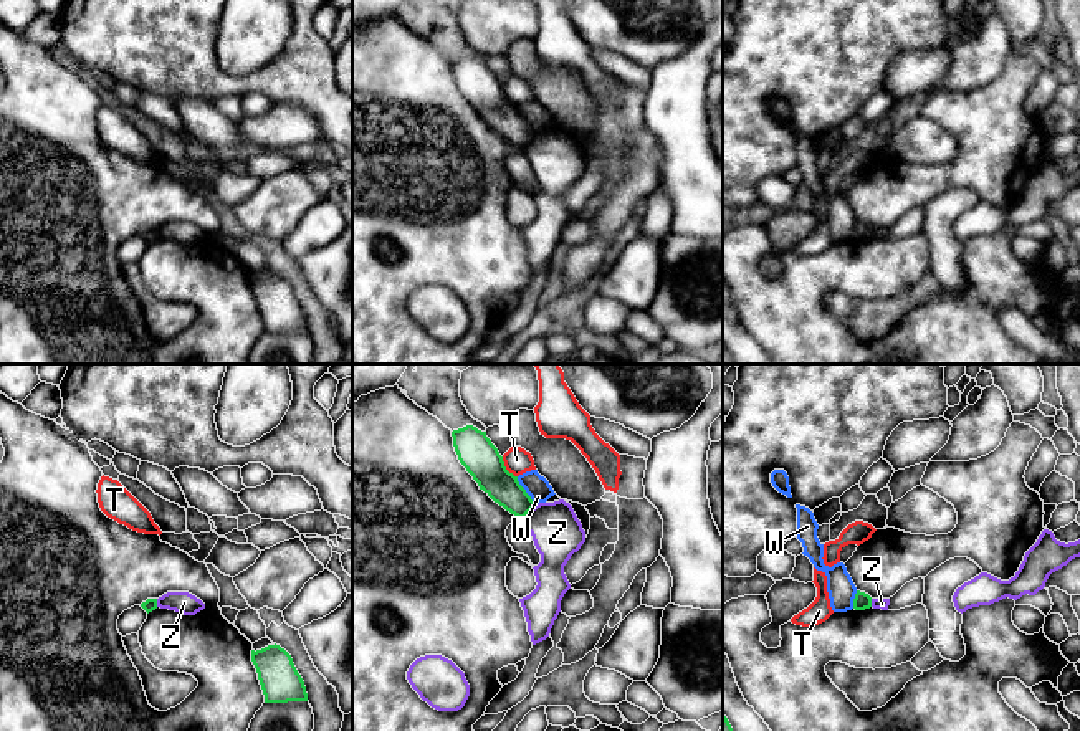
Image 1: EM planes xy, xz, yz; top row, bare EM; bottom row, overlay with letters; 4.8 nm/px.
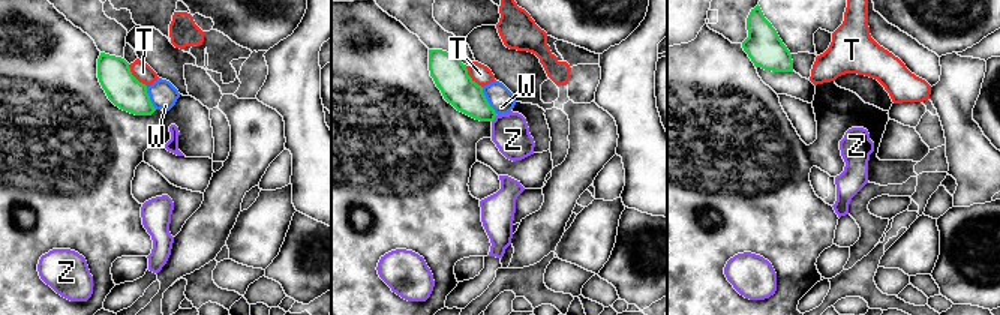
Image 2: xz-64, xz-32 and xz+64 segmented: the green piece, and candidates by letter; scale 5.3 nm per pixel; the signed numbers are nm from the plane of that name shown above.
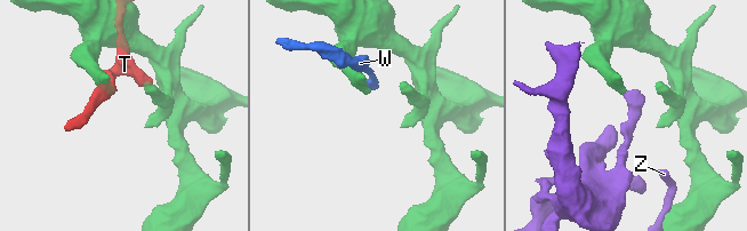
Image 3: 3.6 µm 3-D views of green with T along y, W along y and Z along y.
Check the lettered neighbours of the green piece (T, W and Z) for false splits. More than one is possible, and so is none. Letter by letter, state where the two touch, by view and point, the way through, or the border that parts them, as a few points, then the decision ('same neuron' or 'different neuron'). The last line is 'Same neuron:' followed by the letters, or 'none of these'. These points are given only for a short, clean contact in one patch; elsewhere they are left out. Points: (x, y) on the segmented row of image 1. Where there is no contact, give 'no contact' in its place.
T: xz (505, 468) | different neuron
W: xz (525, 490) | along xz (516, 477), (518, 483), (536, 503) | different neuron
Z: xz (528, 511) | along xz (536, 505), (521, 518) | different neuron
Same neuron: none of these

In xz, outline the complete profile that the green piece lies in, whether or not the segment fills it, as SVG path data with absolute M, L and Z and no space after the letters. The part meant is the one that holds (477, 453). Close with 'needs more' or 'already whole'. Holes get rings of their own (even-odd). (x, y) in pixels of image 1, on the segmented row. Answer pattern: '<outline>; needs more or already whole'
M466 425L453 430L452 437L460 463L495 503L521 519L536 506L518 476L506 470L486 432Z; already whole

